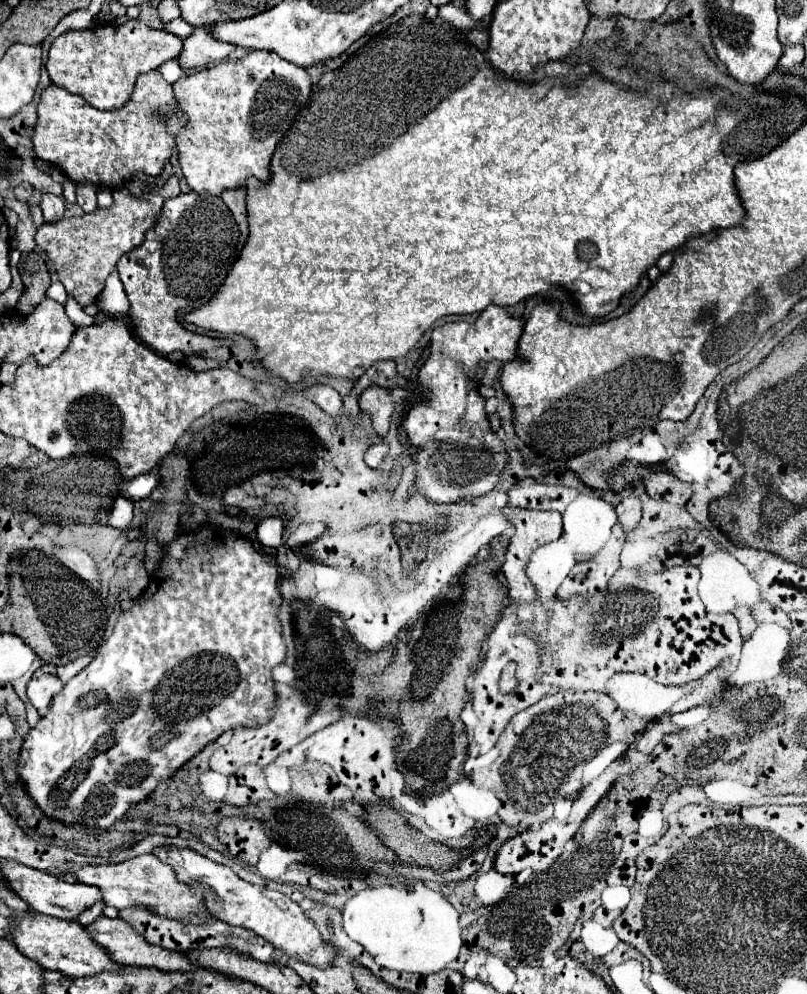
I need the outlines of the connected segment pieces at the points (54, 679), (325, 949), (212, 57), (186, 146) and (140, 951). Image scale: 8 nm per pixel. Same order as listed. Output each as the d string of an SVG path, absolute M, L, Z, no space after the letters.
M43 673L39 677L33 677L27 685L27 697L31 701L31 705L37 709L37 711L43 711L55 693L59 693L63 689L63 683L57 675L49 675L49 673Z
M161 847L161 849L155 849L155 855L161 861L173 865L179 881L185 881L185 883L203 881L209 889L213 889L209 893L209 909L219 909L217 917L221 921L225 921L229 925L239 925L239 927L245 927L245 929L257 933L259 937L269 941L275 949L283 951L287 957L297 957L309 965L315 965L317 969L327 969L333 965L335 957L339 955L339 949L329 945L319 935L315 923L309 917L305 917L303 909L297 903L293 903L285 893L271 891L271 889L259 887L259 885L251 885L251 883L239 879L229 867L213 863L211 859L199 855L191 849Z
M207 27L193 29L193 33L183 39L183 49L181 55L177 57L177 63L181 69L191 69L199 65L213 65L221 59L225 59L235 47L225 45L223 41L213 41L209 37Z
M251 51L237 61L217 63L199 73L181 77L173 83L173 91L187 115L187 125L181 129L181 135L177 135L177 151L183 175L193 191L221 195L223 189L245 187L245 179L249 175L261 181L269 179L269 161L273 149L283 133L291 127L297 113L305 107L311 91L311 79L303 67L293 65L275 53Z
M99 917L95 919L91 925L85 927L87 933L93 937L93 941L97 941L101 947L109 949L111 957L115 961L121 961L121 965L131 965L131 967L157 967L161 971L181 971L181 973L187 973L187 971L197 971L199 967L193 965L189 959L187 959L187 953L179 953L179 951L169 951L169 949L163 949L159 945L149 945L145 941L145 937L141 937L133 925L129 925L125 919L117 917L117 919L109 919L109 917Z

